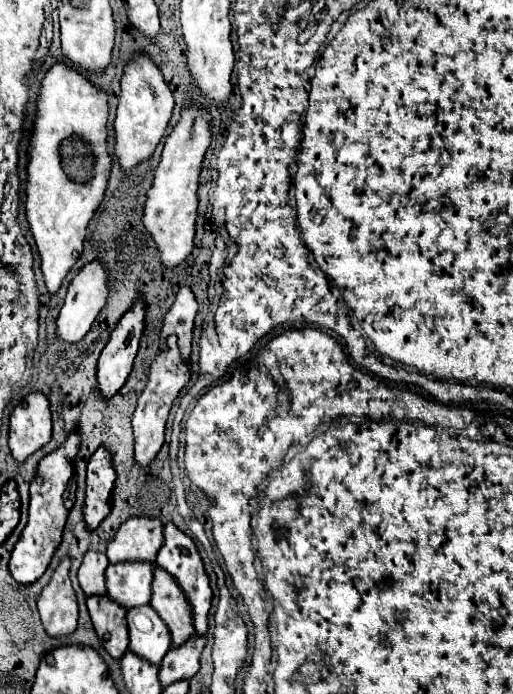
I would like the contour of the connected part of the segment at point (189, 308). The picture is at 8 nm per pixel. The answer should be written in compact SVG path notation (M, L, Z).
M184 286L178 294L176 300L170 308L170 312L164 318L164 328L162 328L162 342L160 348L164 350L164 338L170 334L178 336L178 346L184 358L190 356L190 346L192 346L192 326L194 326L194 316L196 316L198 304L194 298L194 292Z

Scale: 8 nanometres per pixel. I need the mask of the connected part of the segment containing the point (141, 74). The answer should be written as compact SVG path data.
M134 52L120 80L120 102L116 110L116 158L122 168L132 168L148 160L164 136L174 108L172 92L162 78L160 68L150 60L146 52Z

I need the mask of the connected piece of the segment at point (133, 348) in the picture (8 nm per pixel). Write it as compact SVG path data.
M138 298L110 334L98 360L98 388L102 396L114 396L124 386L144 332L144 316L146 304Z

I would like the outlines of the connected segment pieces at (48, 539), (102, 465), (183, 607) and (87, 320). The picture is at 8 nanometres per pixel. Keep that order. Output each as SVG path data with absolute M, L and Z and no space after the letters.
M74 430L68 434L68 440L60 444L54 452L44 456L38 462L36 476L30 484L30 508L28 508L28 524L18 540L18 544L12 550L12 560L10 560L10 572L14 580L20 584L30 584L38 580L48 564L50 558L56 550L56 546L62 540L62 528L66 524L66 518L74 506L76 500L76 476L74 476L74 458L80 448L80 432Z
M100 446L90 462L88 462L88 488L86 488L86 504L84 504L84 520L90 530L98 528L98 524L110 512L110 496L114 488L116 472L112 468L110 452Z
M160 566L154 570L150 606L154 606L154 610L158 610L160 618L166 622L172 634L172 646L180 646L188 636L192 636L192 606L182 594L178 582Z
M102 260L88 262L72 278L72 282L68 286L68 294L66 294L64 306L62 306L60 316L56 320L56 324L58 324L58 332L56 334L62 340L74 344L74 342L78 342L78 340L82 340L86 336L86 332L90 330L92 322L96 320L96 316L100 314L102 306L106 304L106 298L108 298L108 278L110 278L110 270L106 268L106 264Z

